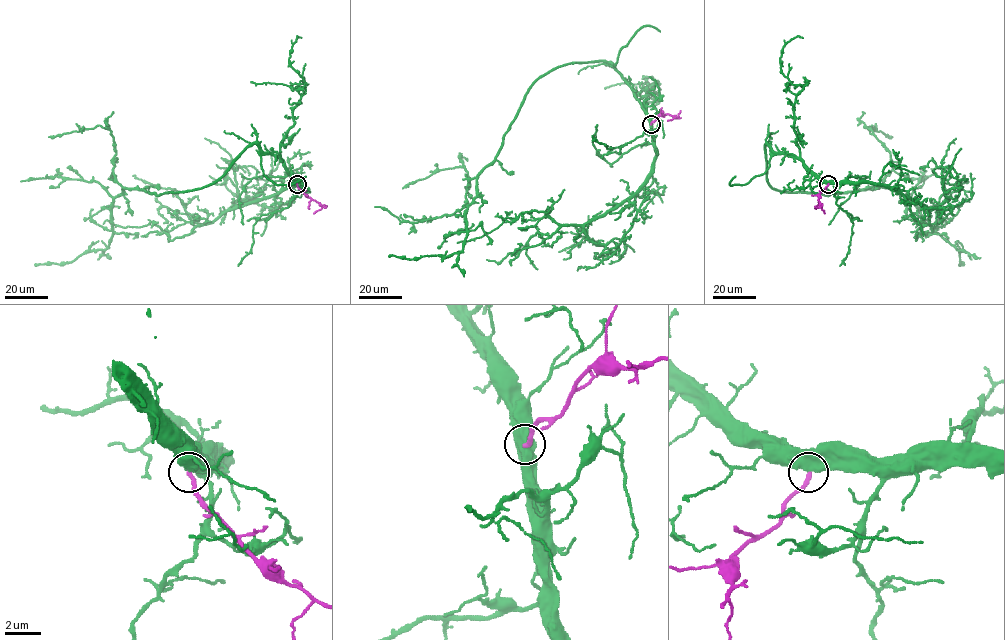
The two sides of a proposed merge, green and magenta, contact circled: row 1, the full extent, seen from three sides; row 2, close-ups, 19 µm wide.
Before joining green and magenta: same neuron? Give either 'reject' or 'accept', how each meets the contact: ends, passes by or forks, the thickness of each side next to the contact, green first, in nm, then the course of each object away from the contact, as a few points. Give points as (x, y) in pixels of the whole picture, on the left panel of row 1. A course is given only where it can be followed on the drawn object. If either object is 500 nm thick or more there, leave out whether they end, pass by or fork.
reject | 700/240 nm | green via (297, 184), (252, 143), (198, 188), (123, 187), (105, 249), (35, 264) | magenta via (297, 184), (322, 207), (313, 213)

